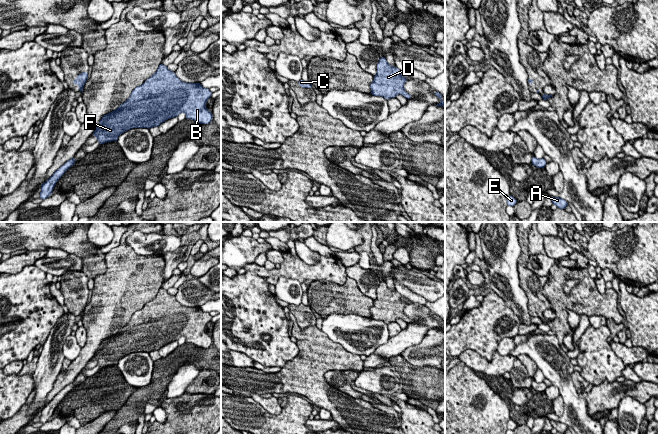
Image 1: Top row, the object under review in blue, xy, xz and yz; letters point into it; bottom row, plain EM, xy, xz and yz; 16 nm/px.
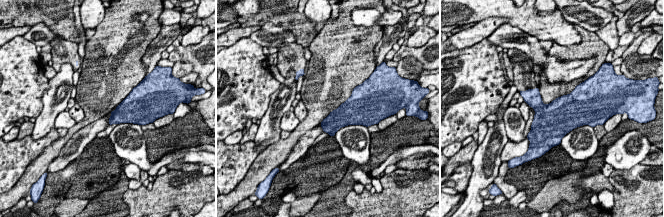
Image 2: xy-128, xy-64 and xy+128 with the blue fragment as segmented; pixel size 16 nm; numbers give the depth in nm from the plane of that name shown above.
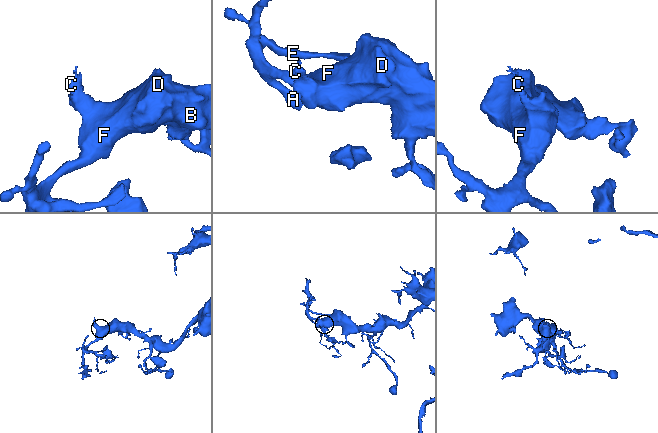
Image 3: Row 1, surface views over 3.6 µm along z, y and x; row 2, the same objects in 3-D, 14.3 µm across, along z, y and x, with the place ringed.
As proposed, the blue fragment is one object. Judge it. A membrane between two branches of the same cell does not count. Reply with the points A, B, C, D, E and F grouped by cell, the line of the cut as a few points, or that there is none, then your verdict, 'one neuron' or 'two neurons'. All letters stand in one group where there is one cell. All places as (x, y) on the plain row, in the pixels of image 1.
A B C D E F; no cut; one neuron

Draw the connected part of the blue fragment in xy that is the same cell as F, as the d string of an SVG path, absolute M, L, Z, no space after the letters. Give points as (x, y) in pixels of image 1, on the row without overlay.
M159 289L154 299L148 302L142 309L137 310L130 321L122 327L115 335L102 341L96 351L93 360L97 361L100 369L117 365L118 361L133 352L158 351L168 343L177 341L181 336L186 338L187 343L194 344L200 348L209 348L213 339L206 332L206 326L212 316L201 310L200 307L186 307L181 305L167 290Z

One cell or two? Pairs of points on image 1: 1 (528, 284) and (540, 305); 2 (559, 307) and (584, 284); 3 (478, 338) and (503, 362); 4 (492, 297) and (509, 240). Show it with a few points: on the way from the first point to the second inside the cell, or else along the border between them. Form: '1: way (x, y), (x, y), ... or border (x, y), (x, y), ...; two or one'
1: way (532, 289), (536, 300); one
2: way (566, 302), (579, 291); one
3: border (470, 348), (488, 360), (496, 351); two
4: border (492, 290), (510, 308); two

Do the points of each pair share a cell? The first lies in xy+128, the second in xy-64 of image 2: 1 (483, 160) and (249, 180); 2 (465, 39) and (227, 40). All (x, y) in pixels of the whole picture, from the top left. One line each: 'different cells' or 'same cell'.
1: different cells
2: same cell

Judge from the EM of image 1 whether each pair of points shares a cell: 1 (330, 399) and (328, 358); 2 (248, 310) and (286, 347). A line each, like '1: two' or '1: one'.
1: one
2: one

